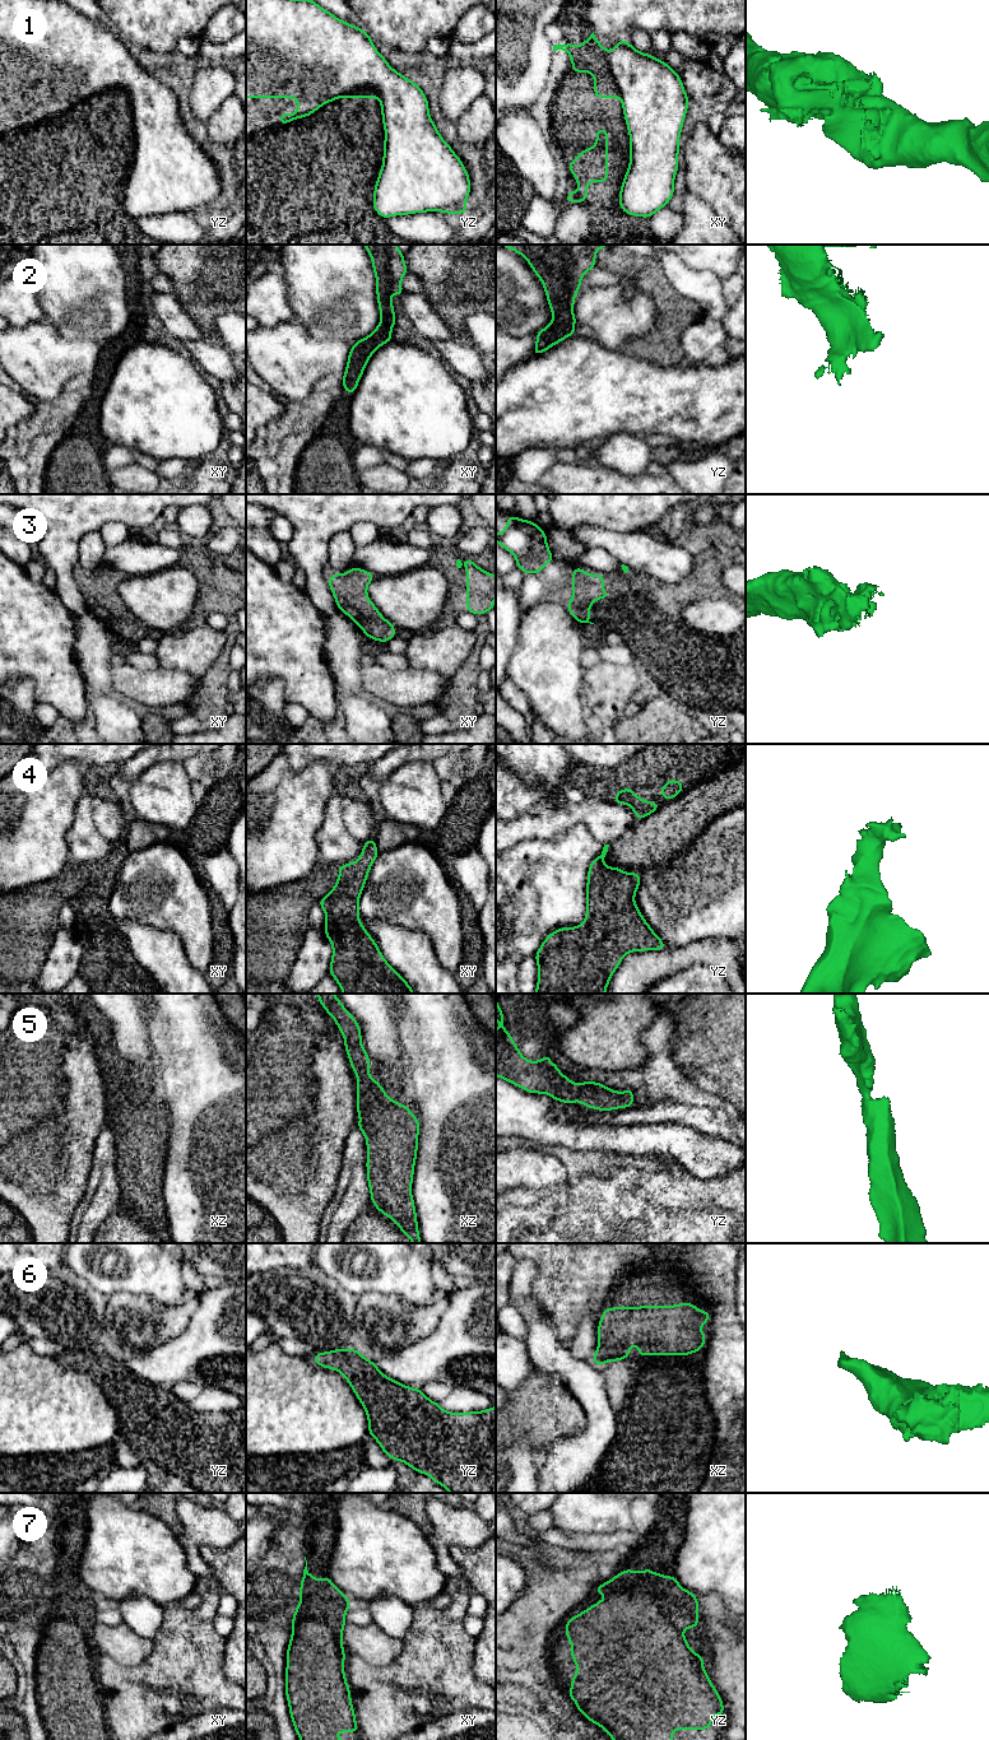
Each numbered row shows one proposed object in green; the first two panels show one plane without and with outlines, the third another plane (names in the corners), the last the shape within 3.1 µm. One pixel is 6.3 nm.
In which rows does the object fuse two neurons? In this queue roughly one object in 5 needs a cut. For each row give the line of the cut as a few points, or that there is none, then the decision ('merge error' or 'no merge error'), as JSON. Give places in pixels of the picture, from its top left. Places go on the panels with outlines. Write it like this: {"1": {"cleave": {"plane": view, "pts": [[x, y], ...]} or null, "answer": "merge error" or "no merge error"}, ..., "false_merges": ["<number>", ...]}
{"1": {"cleave": null, "answer": "no merge error"}, "2": {"cleave": null, "answer": "no merge error"}, "3": {"cleave": null, "answer": "no merge error"}, "4": {"cleave": null, "answer": "no merge error"}, "5": {"cleave": null, "answer": "no merge error"}, "6": {"cleave": null, "answer": "no merge error"}, "7": {"cleave": null, "answer": "no merge error"}, "false_merges": []}

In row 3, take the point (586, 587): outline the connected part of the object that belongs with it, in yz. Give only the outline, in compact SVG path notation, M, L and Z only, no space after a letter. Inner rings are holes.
M581 567L572 569L572 599L567 610L581 625L590 622L590 608L595 600L610 595L603 588L605 574L589 574Z

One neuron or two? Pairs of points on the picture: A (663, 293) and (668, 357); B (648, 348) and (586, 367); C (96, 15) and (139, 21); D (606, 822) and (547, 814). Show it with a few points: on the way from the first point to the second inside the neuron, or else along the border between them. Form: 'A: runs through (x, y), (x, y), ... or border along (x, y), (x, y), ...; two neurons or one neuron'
A: runs through (668, 308), (668, 342); one neuron
B: border along (622, 350), (658, 364); two neurons
C: border along (106, 13), (111, 27); two neurons
D: runs through (591, 814), (561, 814); one neuron

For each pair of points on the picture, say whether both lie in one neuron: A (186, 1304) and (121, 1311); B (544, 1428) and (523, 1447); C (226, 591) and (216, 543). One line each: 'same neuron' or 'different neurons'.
A: same neuron
B: different neurons
C: different neurons

